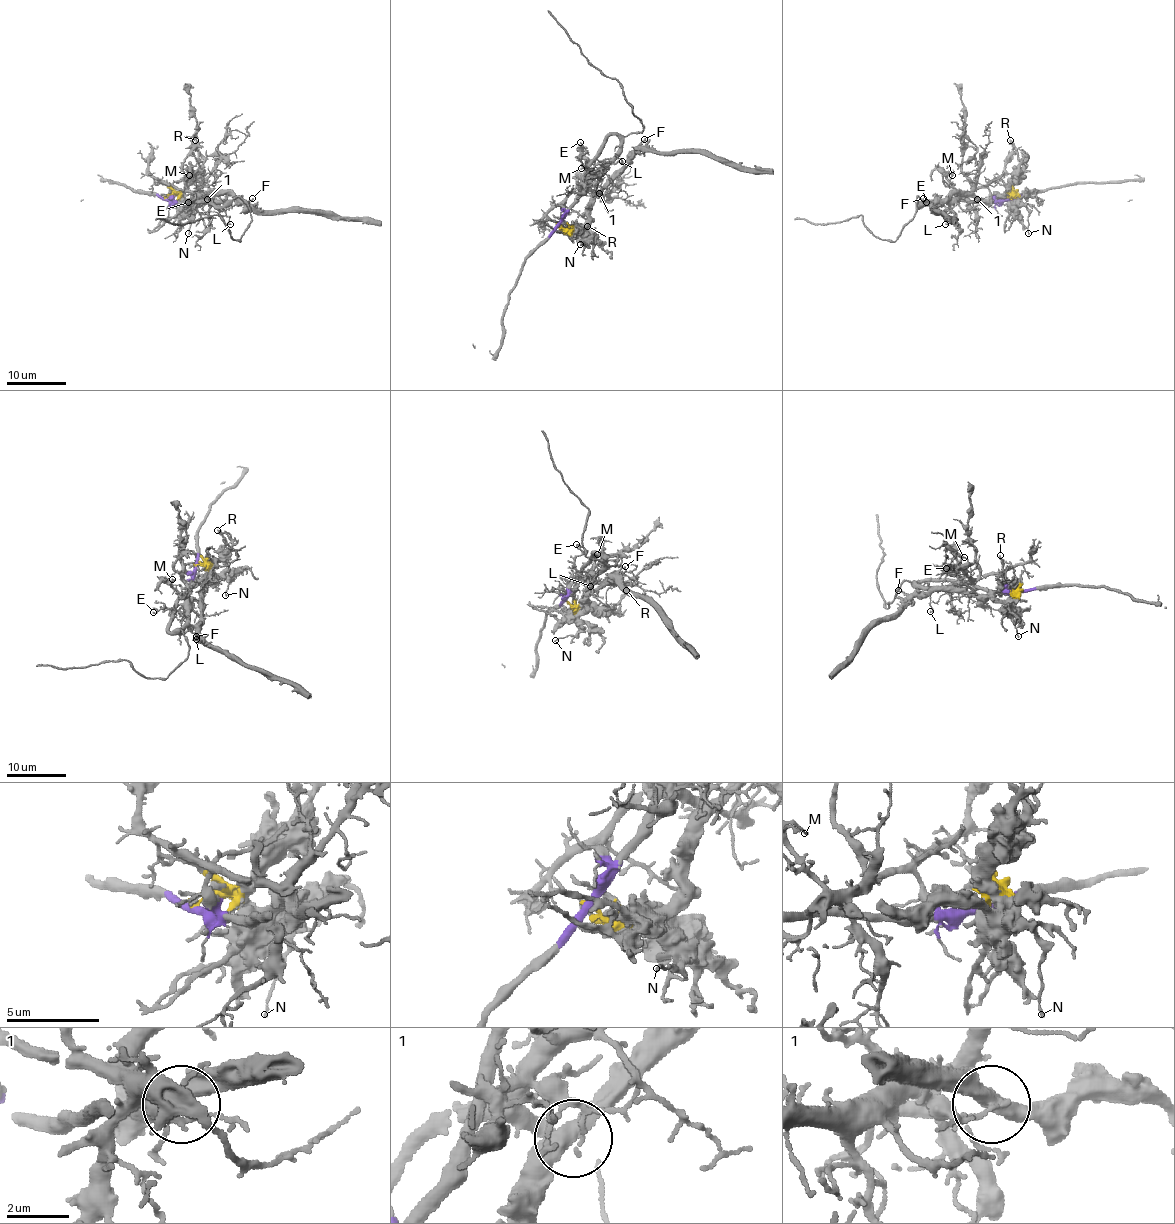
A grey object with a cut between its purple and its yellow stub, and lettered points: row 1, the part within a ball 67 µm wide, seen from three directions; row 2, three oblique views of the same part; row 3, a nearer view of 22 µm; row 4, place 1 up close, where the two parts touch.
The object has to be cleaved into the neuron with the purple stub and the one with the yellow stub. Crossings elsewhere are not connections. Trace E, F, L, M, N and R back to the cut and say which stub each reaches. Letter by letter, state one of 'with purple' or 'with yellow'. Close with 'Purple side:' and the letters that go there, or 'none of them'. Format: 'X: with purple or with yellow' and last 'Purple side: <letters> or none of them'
E: with purple
F: with yellow
L: with purple
M: with purple
N: with yellow
R: with yellow
Purple side: E, L, M

